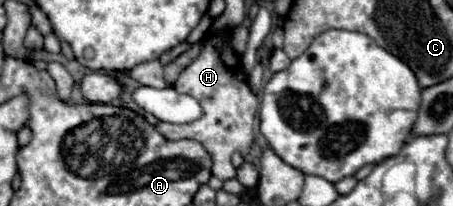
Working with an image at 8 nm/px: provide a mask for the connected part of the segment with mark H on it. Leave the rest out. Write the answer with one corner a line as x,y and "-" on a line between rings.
227,33
207,35
203,43
205,47
201,55
179,75
179,79
173,85
179,93
193,95
201,103
203,117
185,125
157,123
155,127
167,139
173,139
173,141
175,139
199,141
213,157
213,175
219,177
221,181
227,181
227,179
235,179
237,175
235,167
231,165
233,151
241,151
243,155
247,155
253,143
253,119
255,119
259,101
257,101
257,95
253,95
249,89
247,73
243,71
239,57
233,53
233,49
227,43

